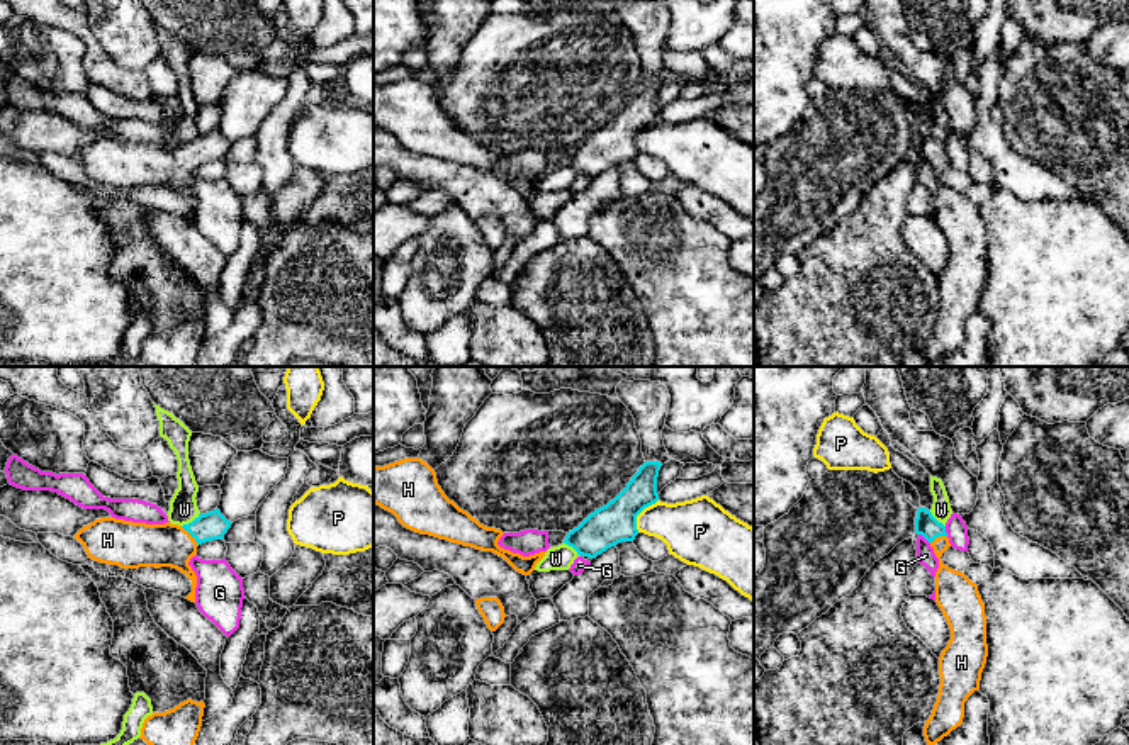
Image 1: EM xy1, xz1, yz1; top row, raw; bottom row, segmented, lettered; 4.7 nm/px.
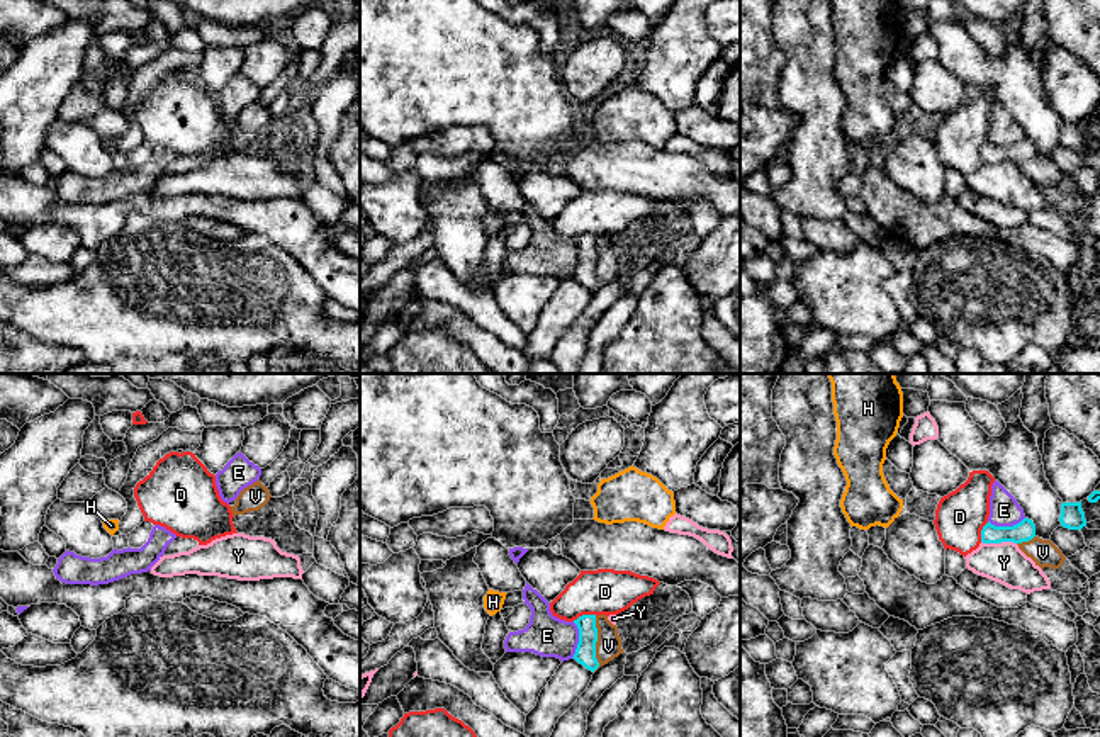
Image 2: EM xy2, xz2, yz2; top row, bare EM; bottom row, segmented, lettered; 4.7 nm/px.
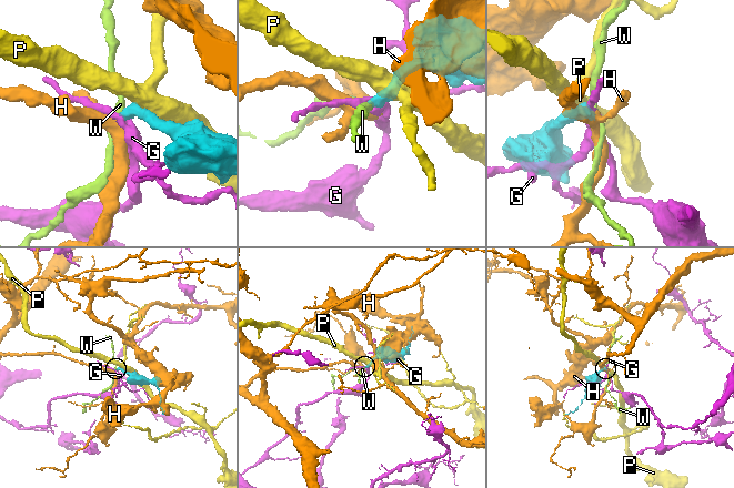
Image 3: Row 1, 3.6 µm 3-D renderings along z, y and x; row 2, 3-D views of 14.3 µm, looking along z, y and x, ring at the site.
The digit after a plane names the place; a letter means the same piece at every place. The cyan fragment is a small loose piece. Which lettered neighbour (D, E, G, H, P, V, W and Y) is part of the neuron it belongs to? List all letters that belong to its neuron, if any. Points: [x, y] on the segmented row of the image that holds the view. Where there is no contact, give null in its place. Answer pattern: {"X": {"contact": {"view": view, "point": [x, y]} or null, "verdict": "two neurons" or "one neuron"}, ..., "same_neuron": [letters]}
{"D": {"contact": {"view": "xz2", "point": [584, 615]}, "verdict": "two neurons"}, "E": {"contact": {"view": "xz2", "point": [579, 641]}, "verdict": "two neurons"}, "G": {"contact": {"view": "yz1", "point": [924, 537]}, "verdict": "two neurons"}, "H": {"contact": {"view": "xy1", "point": [190, 535]}, "verdict": "one neuron"}, "P": {"contact": {"view": "xz1", "point": [639, 513]}, "verdict": "two neurons"}, "V": {"contact": {"view": "xz2", "point": [594, 644]}, "verdict": "two neurons"}, "W": {"contact": {"view": "xy1", "point": [192, 521]}, "verdict": "two neurons"}, "Y": {"contact": {"view": "yz2", "point": [998, 542]}, "verdict": "two neurons"}, "same_neuron": ["H"]}

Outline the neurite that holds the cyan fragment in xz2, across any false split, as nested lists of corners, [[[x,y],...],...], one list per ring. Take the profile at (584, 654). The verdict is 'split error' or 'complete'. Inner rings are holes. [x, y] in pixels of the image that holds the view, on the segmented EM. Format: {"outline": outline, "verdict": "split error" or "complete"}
{"outline": [[[582,615],[577,620],[574,620],[574,623],[579,628],[579,644],[572,659],[575,659],[586,669],[594,672],[599,667],[599,662],[596,659],[596,615]]], "verdict": "complete"}

